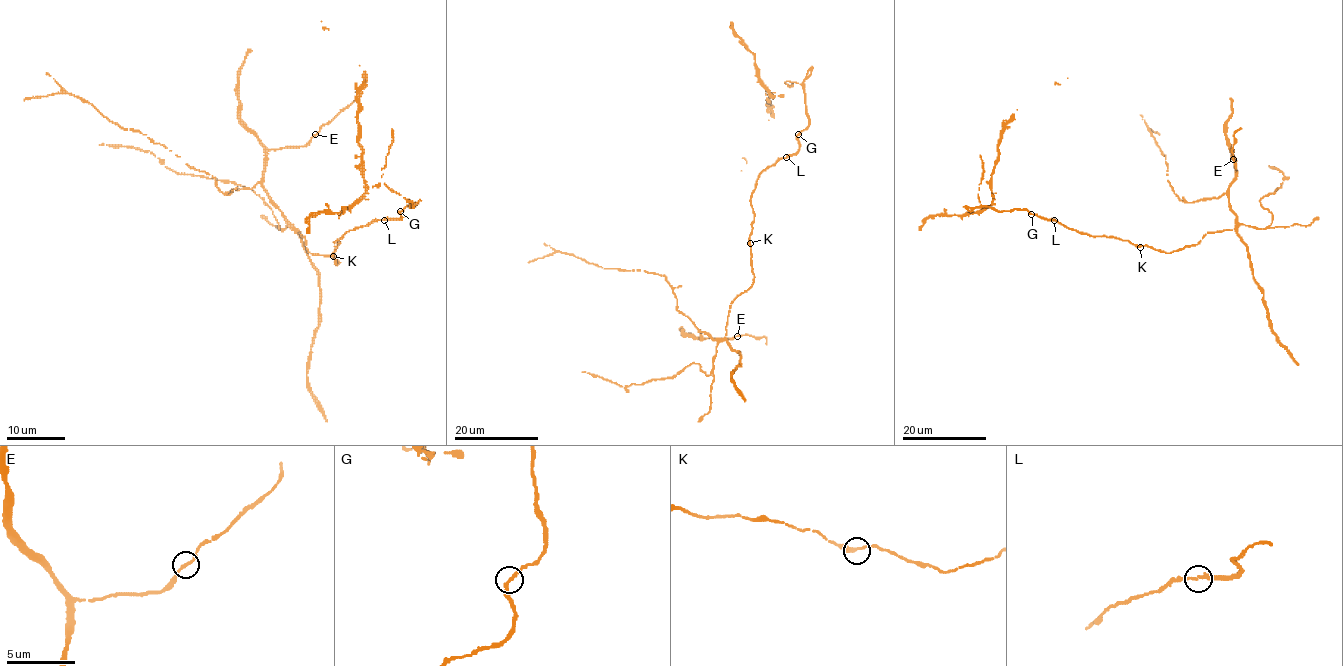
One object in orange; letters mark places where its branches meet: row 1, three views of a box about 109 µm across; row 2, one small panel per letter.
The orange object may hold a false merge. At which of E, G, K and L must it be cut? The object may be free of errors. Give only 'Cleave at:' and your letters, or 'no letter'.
Cleave at: no letter

